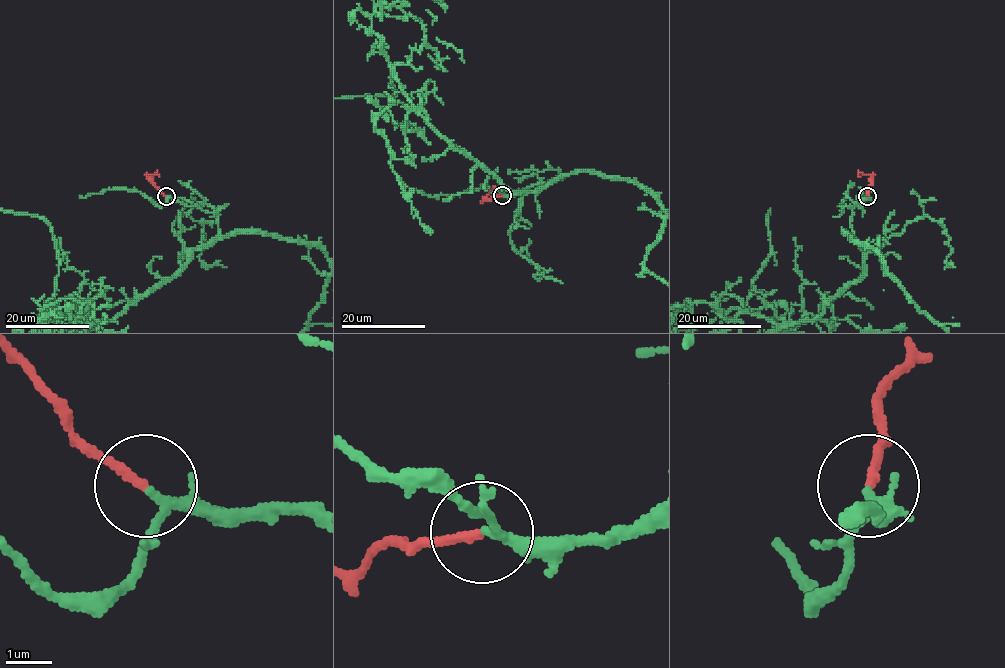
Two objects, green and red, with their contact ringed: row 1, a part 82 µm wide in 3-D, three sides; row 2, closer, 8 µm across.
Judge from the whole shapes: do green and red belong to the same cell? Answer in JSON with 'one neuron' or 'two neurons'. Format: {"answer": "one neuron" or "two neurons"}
{"answer": "one neuron"}

